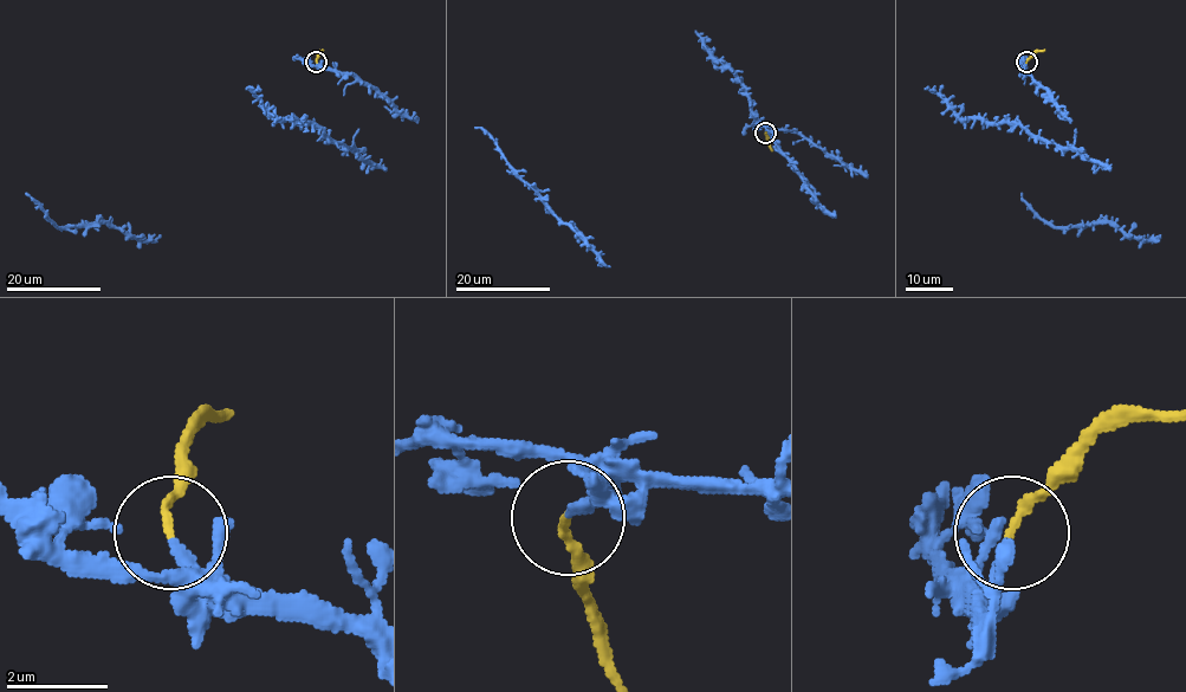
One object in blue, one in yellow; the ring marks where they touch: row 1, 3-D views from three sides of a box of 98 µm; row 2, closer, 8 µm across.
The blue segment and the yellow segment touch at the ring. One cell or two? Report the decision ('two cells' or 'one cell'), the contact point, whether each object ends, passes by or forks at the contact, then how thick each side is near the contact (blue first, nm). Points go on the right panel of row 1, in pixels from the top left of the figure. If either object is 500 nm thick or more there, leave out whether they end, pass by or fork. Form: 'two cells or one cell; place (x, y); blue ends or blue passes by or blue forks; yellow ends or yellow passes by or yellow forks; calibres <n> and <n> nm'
two cells; place (1026, 62); blue ends; yellow ends; calibres 190 and 150 nm

